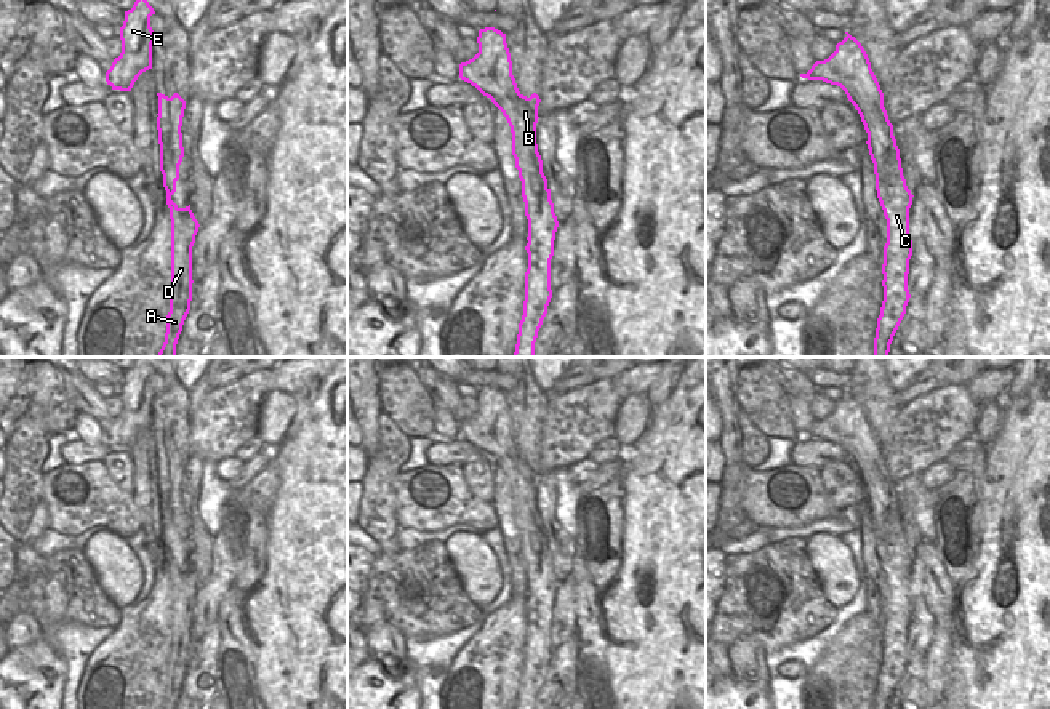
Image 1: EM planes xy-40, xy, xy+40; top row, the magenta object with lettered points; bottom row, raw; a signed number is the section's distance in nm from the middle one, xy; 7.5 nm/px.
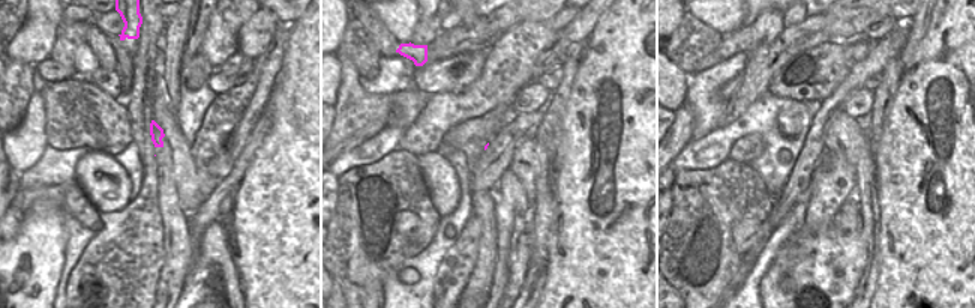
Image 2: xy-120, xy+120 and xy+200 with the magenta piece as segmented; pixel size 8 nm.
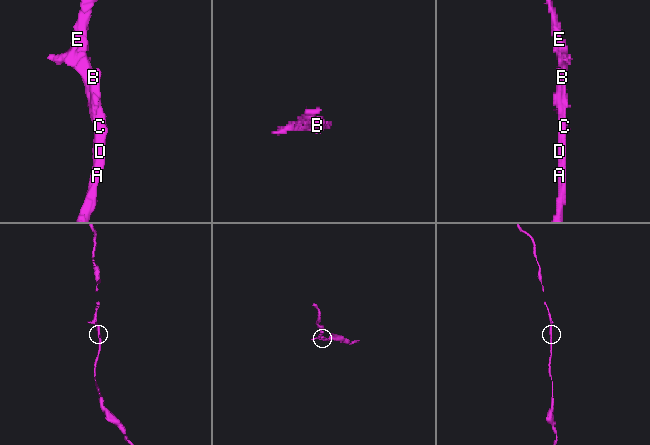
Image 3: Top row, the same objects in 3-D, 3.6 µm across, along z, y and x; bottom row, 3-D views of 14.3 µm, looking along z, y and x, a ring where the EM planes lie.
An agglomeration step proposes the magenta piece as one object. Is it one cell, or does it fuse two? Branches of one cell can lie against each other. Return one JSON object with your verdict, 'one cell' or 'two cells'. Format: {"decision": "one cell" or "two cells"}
{"decision": "one cell"}

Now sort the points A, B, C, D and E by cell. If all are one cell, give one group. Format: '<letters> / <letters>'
A B C D E

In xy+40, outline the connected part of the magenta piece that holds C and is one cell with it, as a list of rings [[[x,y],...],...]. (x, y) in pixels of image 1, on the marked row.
[[[847,37],[824,61],[816,61],[802,78],[823,80],[840,86],[858,110],[868,133],[868,149],[874,163],[876,190],[887,219],[887,243],[884,246],[882,286],[884,301],[877,318],[874,357],[888,357],[893,336],[909,302],[908,274],[912,256],[909,237],[909,208],[912,194],[903,176],[900,149],[893,125],[884,107],[884,93],[871,69],[861,43]]]

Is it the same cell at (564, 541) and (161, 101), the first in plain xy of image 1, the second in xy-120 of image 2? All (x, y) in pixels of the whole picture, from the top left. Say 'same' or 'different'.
same

